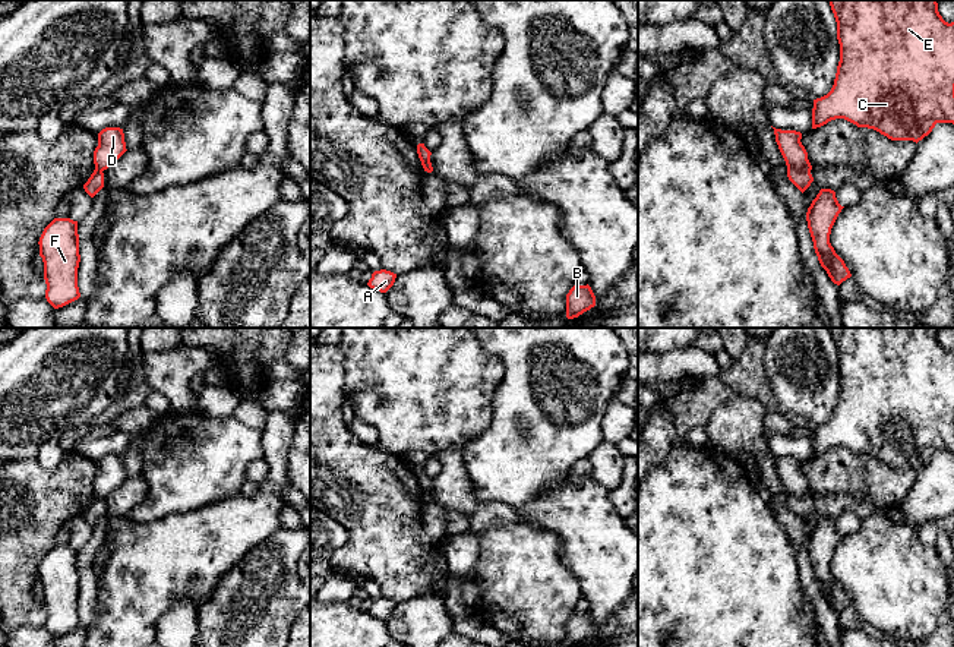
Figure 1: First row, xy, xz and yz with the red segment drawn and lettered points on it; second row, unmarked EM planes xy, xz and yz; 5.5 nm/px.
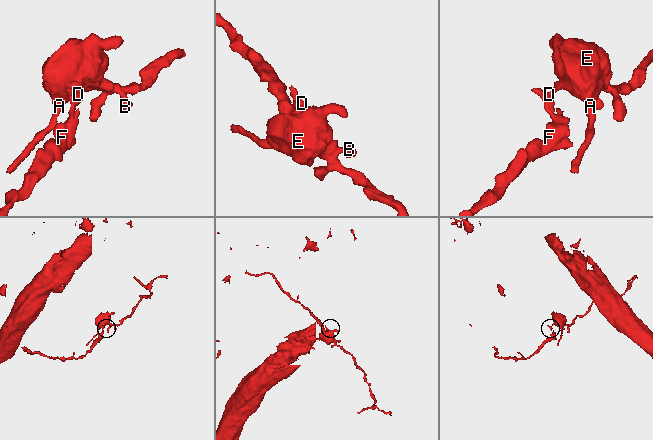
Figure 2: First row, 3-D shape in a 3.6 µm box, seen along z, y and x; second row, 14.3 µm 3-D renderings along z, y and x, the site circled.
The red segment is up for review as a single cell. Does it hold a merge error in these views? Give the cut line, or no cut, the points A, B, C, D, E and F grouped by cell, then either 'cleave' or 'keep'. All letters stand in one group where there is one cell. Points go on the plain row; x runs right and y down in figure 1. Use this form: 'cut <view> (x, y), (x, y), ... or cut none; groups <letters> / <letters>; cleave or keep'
cut yz (787, 495), (809, 501); groups A B C D E / F; cleave

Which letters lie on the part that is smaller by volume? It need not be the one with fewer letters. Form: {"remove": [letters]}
{"remove": ["A", "B", "C", "D", "E"]}

